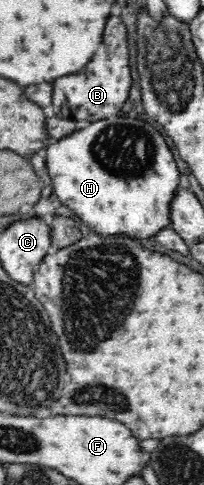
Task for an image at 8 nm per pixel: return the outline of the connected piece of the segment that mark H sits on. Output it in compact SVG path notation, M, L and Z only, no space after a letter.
M108 117L107 119L100 120L98 123L92 123L90 127L82 129L82 131L76 131L74 135L66 137L64 141L58 141L56 145L49 147L47 150L47 168L50 175L54 192L59 197L59 200L72 209L72 211L80 217L86 227L91 230L91 234L98 234L99 236L104 235L126 235L126 238L130 239L156 239L161 231L173 227L172 209L173 203L176 202L176 197L180 193L180 189L185 188L180 185L180 169L172 156L172 151L168 147L168 143L164 141L164 137L152 127L148 125L146 120L138 121L138 119L128 119L128 117Z

